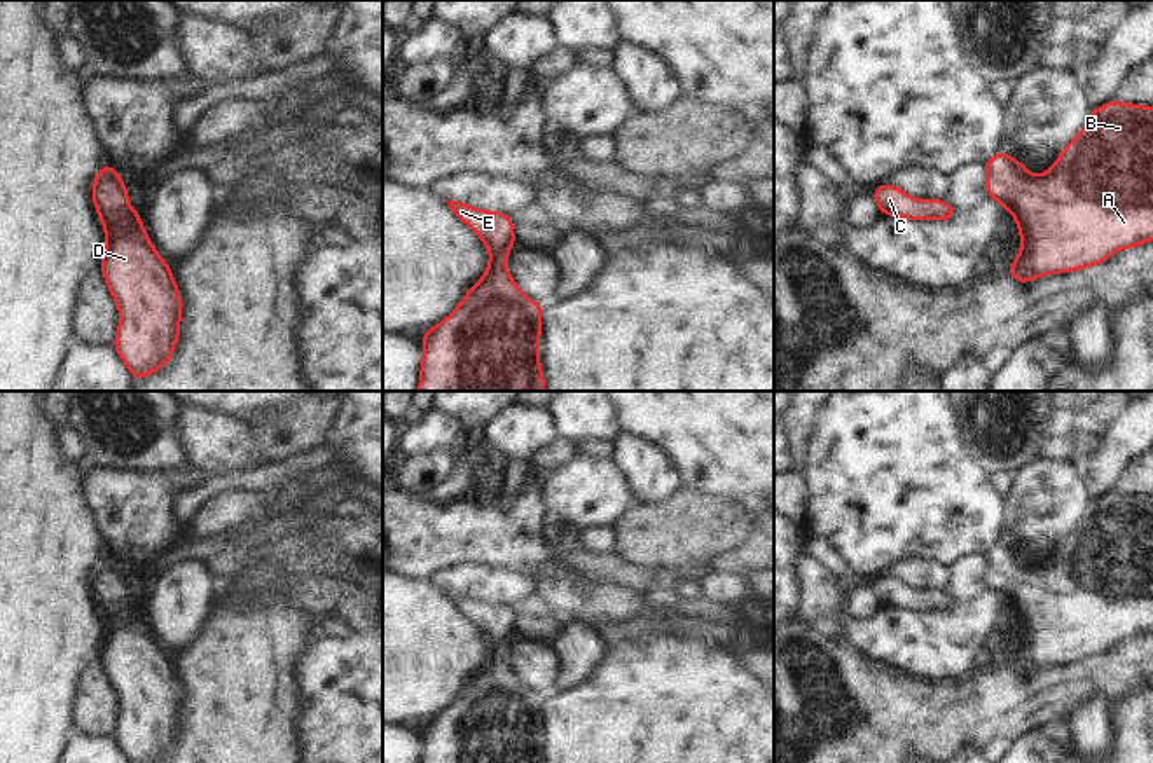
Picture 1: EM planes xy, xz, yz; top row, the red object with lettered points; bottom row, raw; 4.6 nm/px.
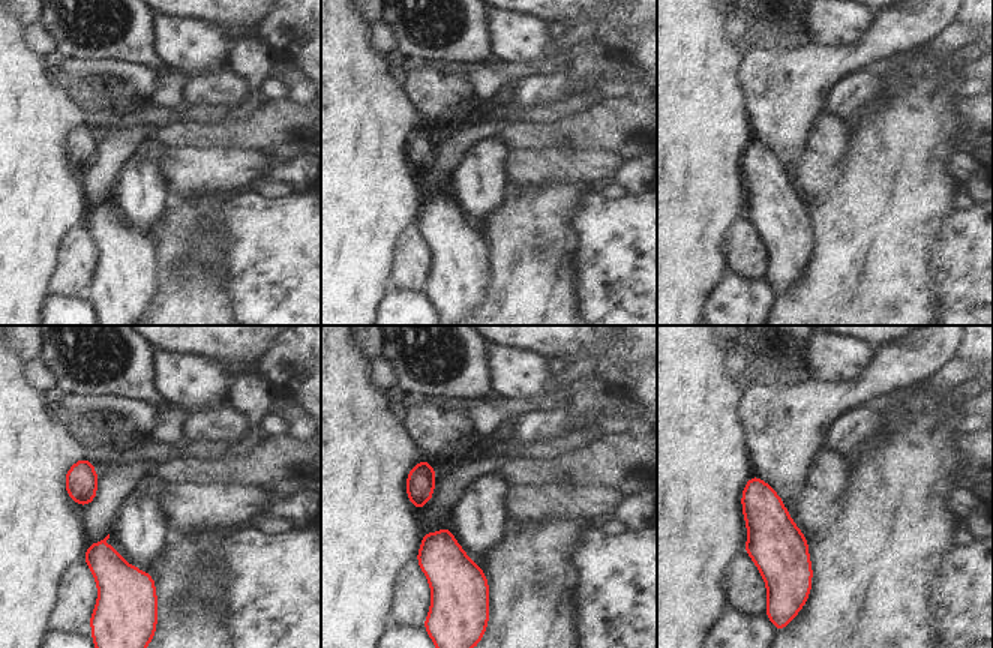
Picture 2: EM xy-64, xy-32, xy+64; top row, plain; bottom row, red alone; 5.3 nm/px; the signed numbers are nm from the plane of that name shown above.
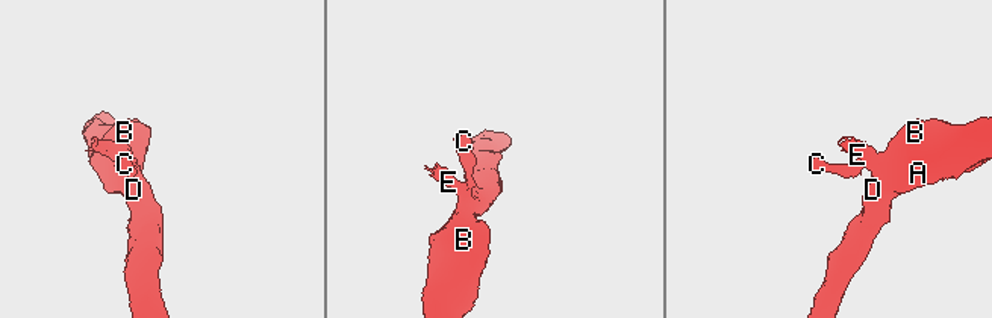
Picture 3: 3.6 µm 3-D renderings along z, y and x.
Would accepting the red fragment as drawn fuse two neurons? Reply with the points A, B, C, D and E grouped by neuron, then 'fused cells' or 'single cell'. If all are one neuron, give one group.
groups A B C D E; single cell

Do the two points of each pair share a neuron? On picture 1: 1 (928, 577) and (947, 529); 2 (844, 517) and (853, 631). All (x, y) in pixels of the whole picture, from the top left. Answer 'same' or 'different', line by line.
1: different
2: different

